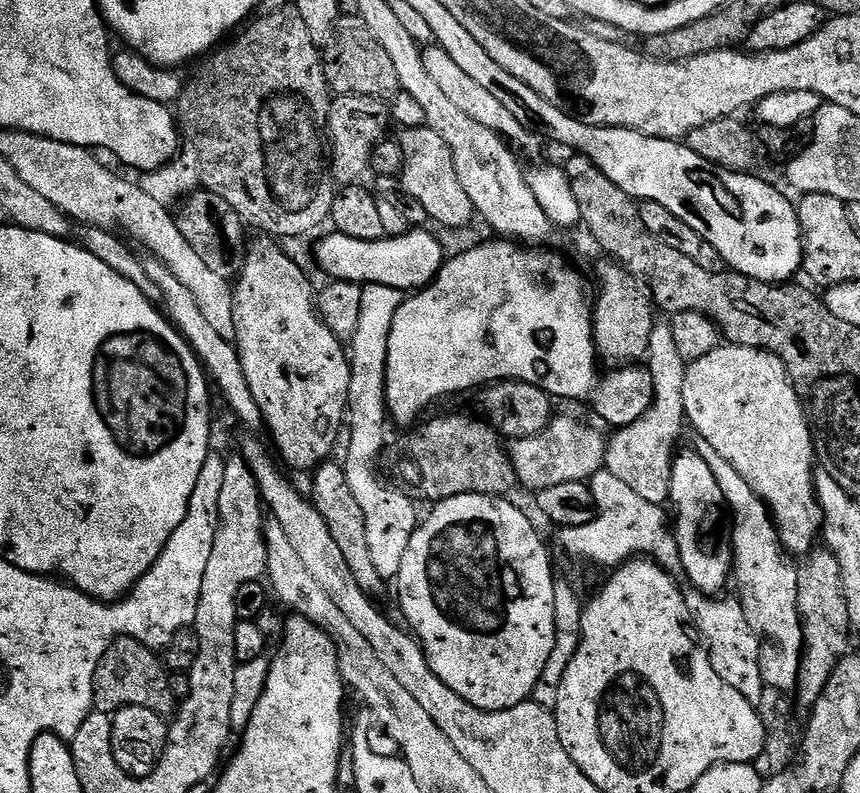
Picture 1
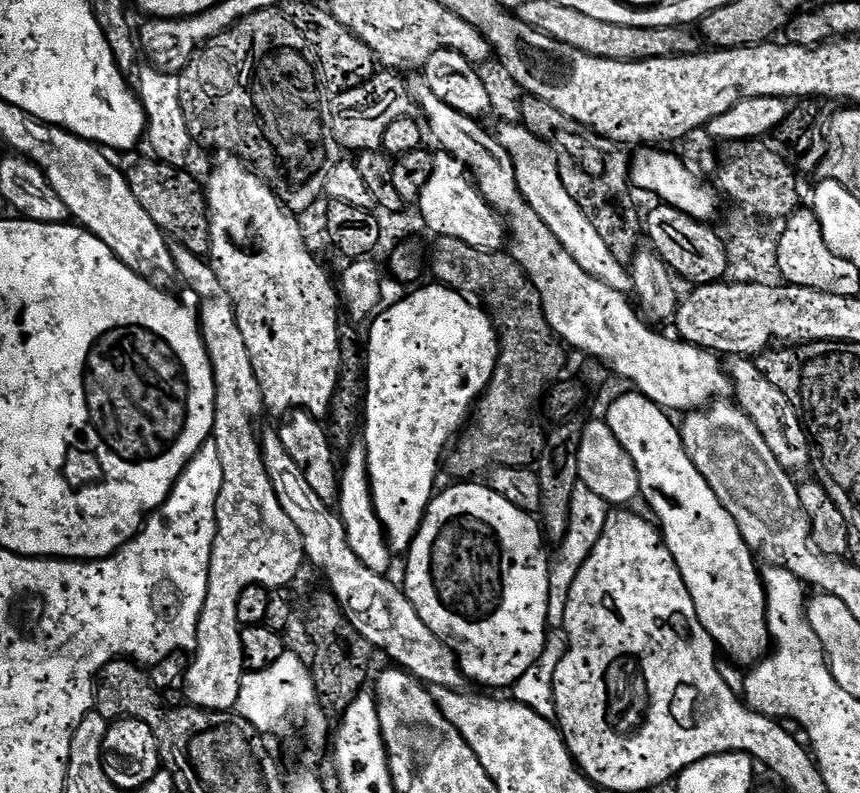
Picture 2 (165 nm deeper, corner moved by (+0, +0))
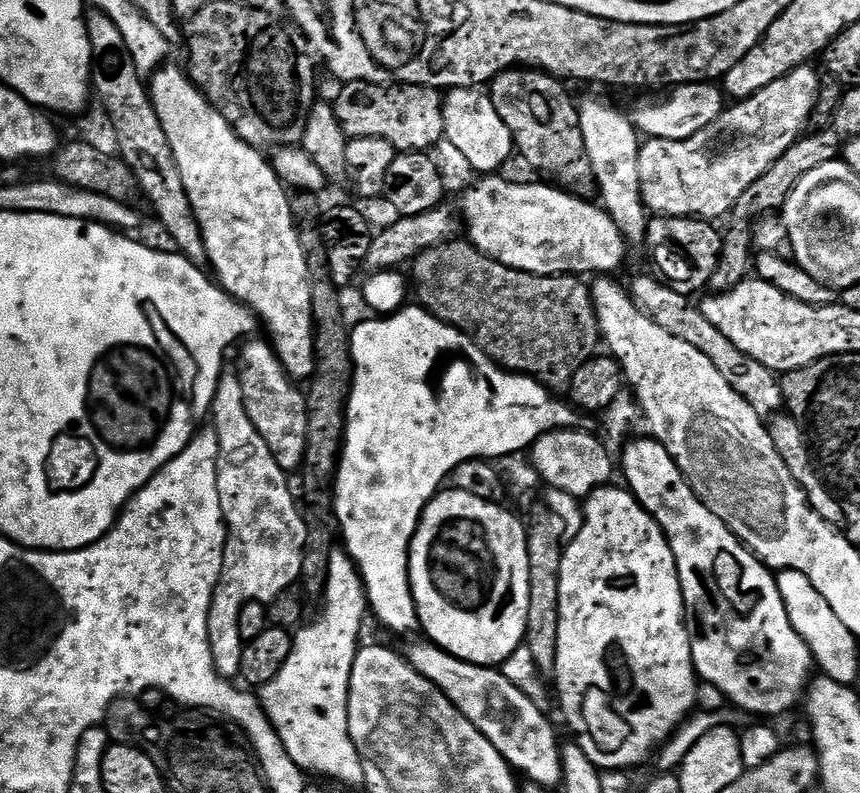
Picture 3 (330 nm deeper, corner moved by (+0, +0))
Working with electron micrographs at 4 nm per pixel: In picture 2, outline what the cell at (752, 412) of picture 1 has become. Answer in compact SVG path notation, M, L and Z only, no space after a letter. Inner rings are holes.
M423 75L408 76L406 81L411 99L417 105L420 103L428 119L426 132L436 139L435 147L458 158L458 162L468 169L486 202L497 214L506 218L506 228L510 233L510 254L520 263L521 270L531 278L532 285L538 290L548 325L569 349L577 348L585 352L588 358L607 366L615 375L617 372L622 379L629 380L632 383L629 385L634 386L635 391L650 398L659 408L673 413L687 414L729 395L729 375L717 353L709 352L707 348L695 348L679 338L671 340L668 336L651 332L648 329L651 327L642 322L633 301L628 301L629 297L625 293L586 274L586 270L582 270L582 266L578 266L578 262L574 262L574 258L570 258L570 254L561 248L554 234L550 234L546 222L534 214L518 190L516 171L508 151L494 144L492 148L483 130L476 125L479 123L435 97L430 86L426 86Z

